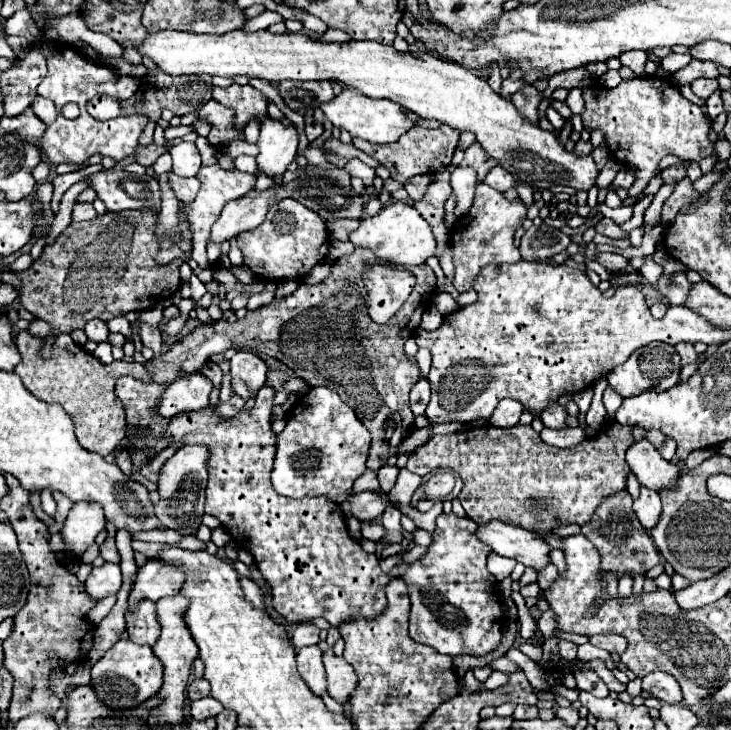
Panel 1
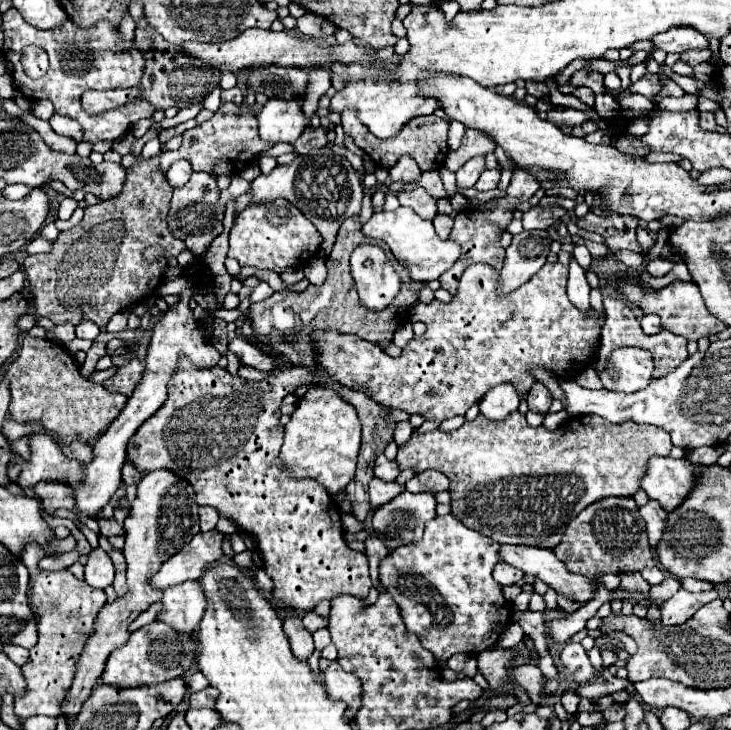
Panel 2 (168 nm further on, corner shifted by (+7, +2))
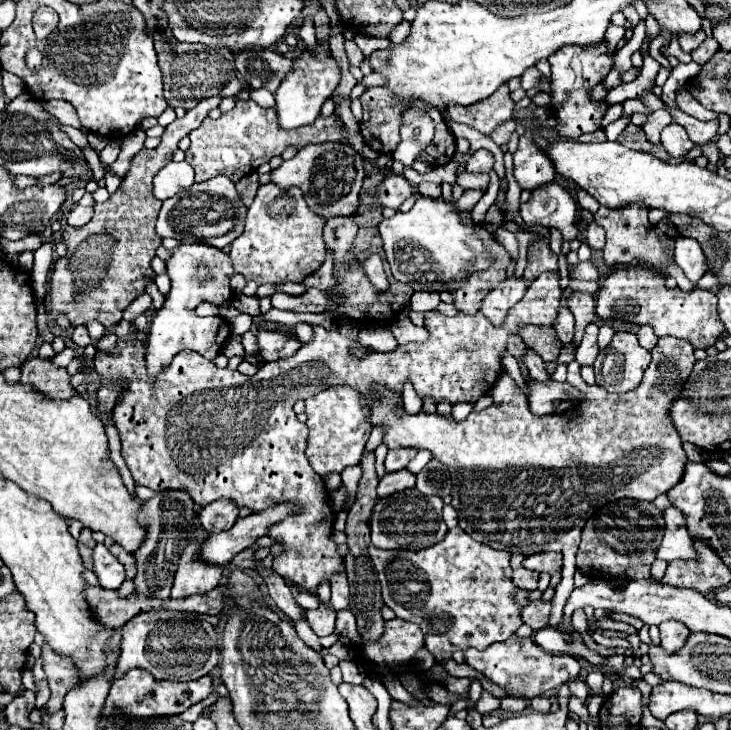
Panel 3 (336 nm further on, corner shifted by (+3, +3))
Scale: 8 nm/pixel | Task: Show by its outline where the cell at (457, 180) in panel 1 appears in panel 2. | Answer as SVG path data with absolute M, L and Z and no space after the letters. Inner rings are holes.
M476 157L476 159L470 159L468 163L464 163L458 173L456 173L456 179L458 179L458 185L460 187L474 187L474 183L478 181L480 177L480 171L486 169L486 163L484 163L484 157Z

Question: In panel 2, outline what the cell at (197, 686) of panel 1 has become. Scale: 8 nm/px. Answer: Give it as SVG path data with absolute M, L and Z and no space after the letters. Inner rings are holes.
M208 687L204 691L198 691L198 693L192 693L190 695L190 707L192 709L200 709L200 707L210 707L210 709L216 709L216 699L218 699L218 689L214 687Z

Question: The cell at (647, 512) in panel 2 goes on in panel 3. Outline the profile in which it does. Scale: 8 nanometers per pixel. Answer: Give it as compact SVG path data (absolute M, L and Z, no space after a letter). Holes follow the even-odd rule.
M670 506L664 510L664 522L666 522L664 538L656 556L666 562L672 562L676 558L696 558L692 536L688 534L688 528L684 522L684 514L680 514L680 510Z

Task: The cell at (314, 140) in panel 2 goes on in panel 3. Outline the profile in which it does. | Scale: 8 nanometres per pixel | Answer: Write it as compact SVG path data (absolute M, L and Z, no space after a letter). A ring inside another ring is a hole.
M240 100L230 112L222 114L218 120L206 118L196 130L190 132L192 144L186 150L186 162L194 168L195 182L204 182L218 174L230 176L232 182L238 182L246 174L254 172L260 164L266 164L272 156L276 154L280 156L288 146L302 150L306 144L338 142L340 128L342 124L338 124L334 116L330 118L318 116L312 126L304 126L300 130L280 130L280 126L276 126L274 108L266 110L260 108L254 100Z

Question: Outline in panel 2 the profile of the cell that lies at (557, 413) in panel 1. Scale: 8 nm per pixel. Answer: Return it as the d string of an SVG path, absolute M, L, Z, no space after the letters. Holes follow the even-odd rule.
M536 381L536 387L532 387L532 391L526 395L526 401L528 401L530 411L546 415L546 413L548 413L548 407L550 407L552 397L550 397L550 393L548 393L546 385L542 385L540 381Z

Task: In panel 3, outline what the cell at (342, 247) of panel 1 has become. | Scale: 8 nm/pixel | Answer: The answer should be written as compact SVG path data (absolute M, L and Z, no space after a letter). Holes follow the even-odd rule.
M326 142L308 144L294 158L284 160L280 168L270 172L270 182L282 190L292 186L300 188L308 208L322 220L330 220L336 216L352 216L356 212L364 176L364 160L352 146L344 146L340 142Z

